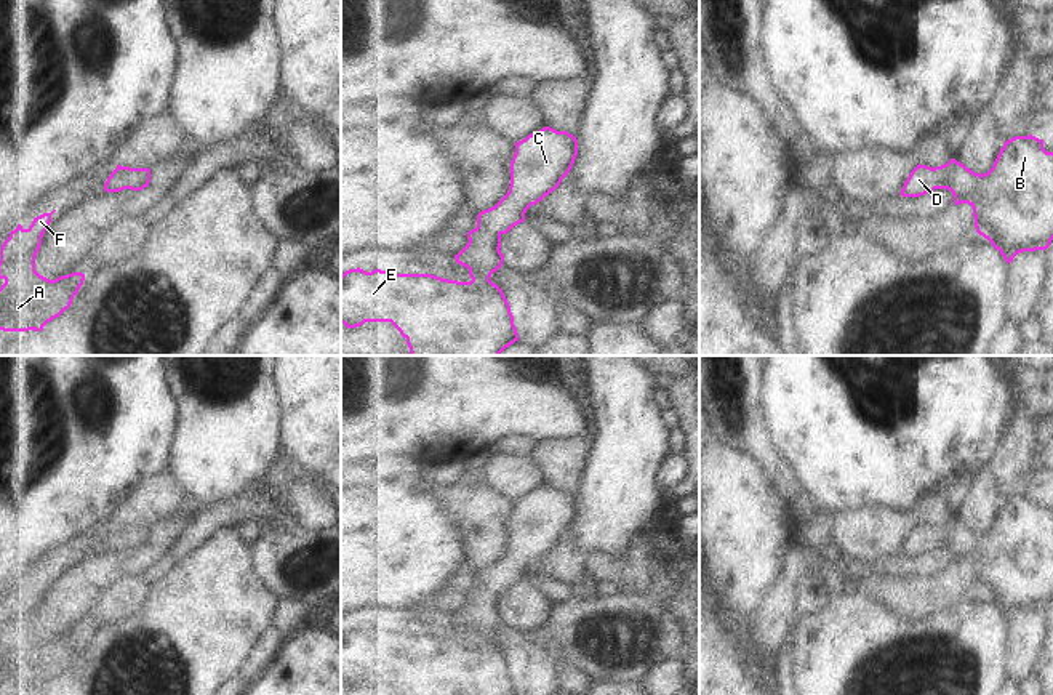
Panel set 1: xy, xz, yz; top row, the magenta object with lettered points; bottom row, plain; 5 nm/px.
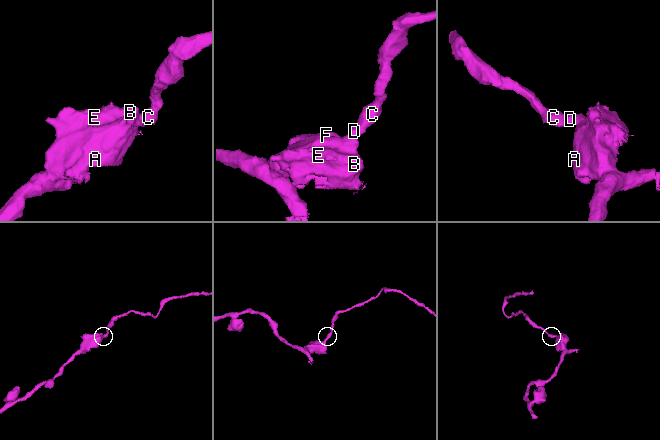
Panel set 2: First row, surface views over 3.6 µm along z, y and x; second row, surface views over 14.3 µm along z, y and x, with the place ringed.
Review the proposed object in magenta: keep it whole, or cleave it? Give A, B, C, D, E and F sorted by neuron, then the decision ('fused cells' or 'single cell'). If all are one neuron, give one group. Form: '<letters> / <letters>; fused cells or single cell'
A B C D E F; single cell

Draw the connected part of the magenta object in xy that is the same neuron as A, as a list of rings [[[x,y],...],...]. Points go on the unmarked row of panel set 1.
[[[54,570],[34,576],[27,588],[18,583],[0,605],[0,637],[5,639],[0,645],[3,690],[42,690],[48,681],[70,666],[83,644],[82,631],[50,639],[35,629],[35,615]]]

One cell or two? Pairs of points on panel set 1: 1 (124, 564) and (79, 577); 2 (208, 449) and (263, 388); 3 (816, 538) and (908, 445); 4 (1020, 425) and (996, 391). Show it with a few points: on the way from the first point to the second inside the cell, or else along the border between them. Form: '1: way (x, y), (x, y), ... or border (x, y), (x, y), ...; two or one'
1: way (112, 566), (90, 577); one
2: way (223, 434), (231, 426), (232, 418), (248, 402); one
3: border (823, 511), (831, 518); two
4: border (1016, 409), (997, 447); two

